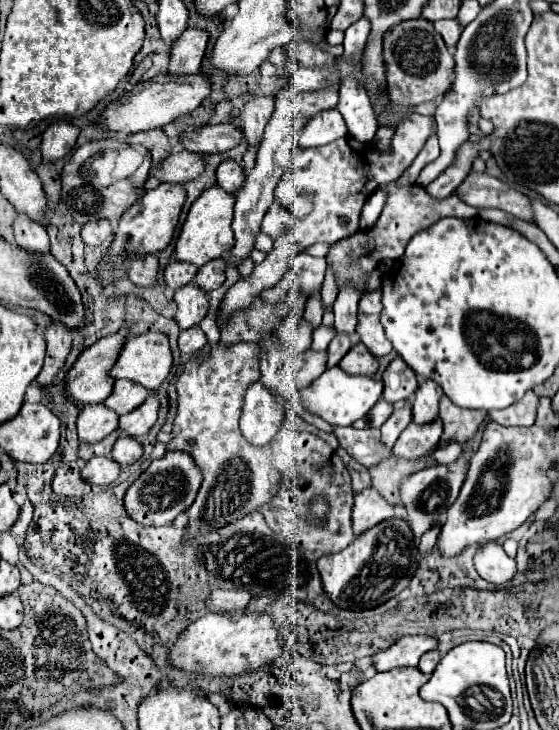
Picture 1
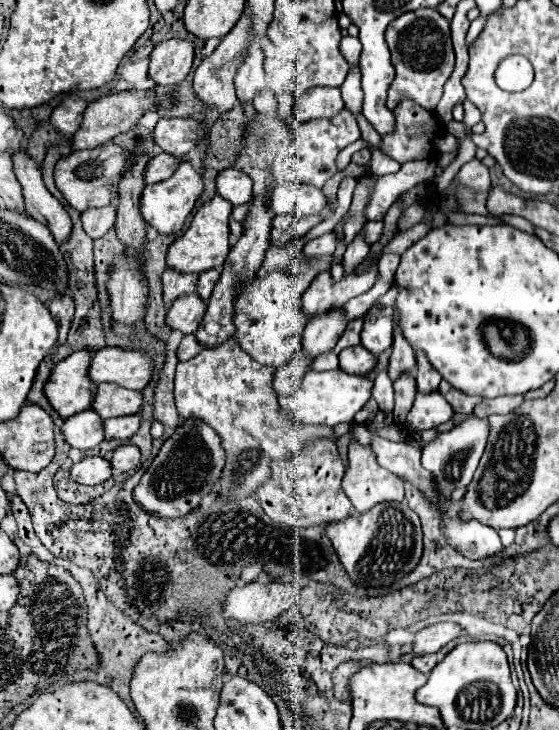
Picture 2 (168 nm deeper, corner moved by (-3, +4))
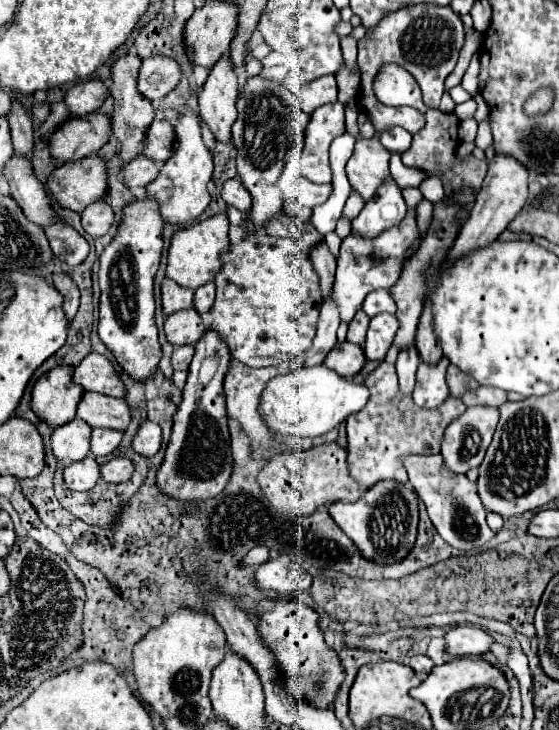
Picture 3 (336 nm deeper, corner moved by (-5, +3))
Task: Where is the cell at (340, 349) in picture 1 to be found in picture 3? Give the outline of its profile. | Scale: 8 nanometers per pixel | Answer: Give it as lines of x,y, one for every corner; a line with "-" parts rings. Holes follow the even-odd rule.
357,311
357,315
353,317
353,321
349,323
347,341
355,343
355,345
363,345
365,333
367,333
367,325
369,325
369,317
363,311

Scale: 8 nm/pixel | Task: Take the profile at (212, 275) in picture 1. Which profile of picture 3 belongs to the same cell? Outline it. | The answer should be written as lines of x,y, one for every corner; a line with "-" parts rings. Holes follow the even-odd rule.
213,281
201,285
201,287
195,291
195,301
193,301
193,305
195,305
195,309
197,309
199,313
209,311
211,305
213,305
213,301
215,301
215,283
213,283

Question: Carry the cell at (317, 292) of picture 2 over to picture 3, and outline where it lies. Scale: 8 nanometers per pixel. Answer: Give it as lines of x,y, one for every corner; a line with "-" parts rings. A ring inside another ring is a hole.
325,243
317,245
311,251
311,263
313,263
313,269
319,275
321,293
323,293
323,297
327,297
329,291
331,291
331,287
333,287
333,281
335,281
335,259
329,253
329,249
327,249

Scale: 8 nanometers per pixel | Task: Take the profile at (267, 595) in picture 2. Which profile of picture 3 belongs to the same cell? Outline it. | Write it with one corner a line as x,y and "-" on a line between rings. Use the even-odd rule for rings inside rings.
287,553
263,563
255,573
255,587
263,591
273,591
287,599
297,591
307,591
311,575
301,569

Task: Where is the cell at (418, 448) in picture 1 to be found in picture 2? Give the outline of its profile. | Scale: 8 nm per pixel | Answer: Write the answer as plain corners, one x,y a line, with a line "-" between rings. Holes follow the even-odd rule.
417,392
415,404
407,414
405,426
411,432
421,432
451,420
451,416
453,408
449,408
449,402
439,392
429,392
429,396
421,396
421,392

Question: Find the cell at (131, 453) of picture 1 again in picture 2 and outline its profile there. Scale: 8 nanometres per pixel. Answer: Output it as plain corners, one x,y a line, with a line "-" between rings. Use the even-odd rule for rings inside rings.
121,444
113,452
111,468
113,468
113,472
129,472
129,470
135,470
139,466
139,460
141,460
139,448
135,448
131,444

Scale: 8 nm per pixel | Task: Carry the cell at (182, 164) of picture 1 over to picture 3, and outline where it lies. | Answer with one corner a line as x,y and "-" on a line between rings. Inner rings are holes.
141,155
135,161
127,163
121,173
123,173
125,185
135,191
135,189
143,189
151,181
155,181
155,177
159,175
159,171
161,171
161,165
159,163
155,163
153,159

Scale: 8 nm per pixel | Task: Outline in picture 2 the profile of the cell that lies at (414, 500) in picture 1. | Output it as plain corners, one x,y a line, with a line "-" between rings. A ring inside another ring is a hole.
471,414
463,422
459,422
455,428
451,428
449,432
441,432
435,440
423,446
423,468
435,474
435,482
441,494
449,496
455,488
469,486
475,474
475,468
479,464
479,458
485,450
487,436
489,436
487,418
477,418

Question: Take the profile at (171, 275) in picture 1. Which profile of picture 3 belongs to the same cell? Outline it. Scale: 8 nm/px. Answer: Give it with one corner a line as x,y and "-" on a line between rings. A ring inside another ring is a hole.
169,277
163,279
161,293
163,293
163,313
165,315
171,315
175,311
181,311
181,309
187,309
187,307
193,305
193,293
195,291
177,285

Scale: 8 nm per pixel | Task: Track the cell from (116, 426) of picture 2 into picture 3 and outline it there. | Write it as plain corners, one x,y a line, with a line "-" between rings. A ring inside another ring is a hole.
93,429
91,453
95,457
105,457
119,447
121,439
123,439
123,431
119,429

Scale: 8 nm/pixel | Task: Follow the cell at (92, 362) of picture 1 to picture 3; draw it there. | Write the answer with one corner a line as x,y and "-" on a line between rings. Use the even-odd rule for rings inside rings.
59,365
35,383
31,407
45,423
63,425
75,419
83,393
83,387
73,381
73,367

